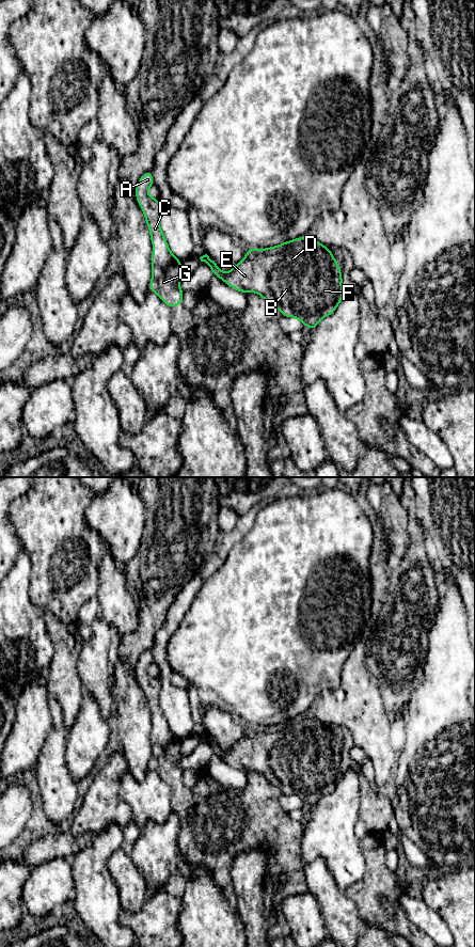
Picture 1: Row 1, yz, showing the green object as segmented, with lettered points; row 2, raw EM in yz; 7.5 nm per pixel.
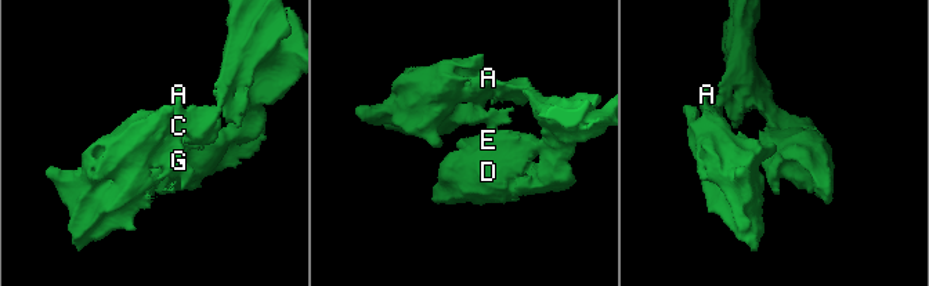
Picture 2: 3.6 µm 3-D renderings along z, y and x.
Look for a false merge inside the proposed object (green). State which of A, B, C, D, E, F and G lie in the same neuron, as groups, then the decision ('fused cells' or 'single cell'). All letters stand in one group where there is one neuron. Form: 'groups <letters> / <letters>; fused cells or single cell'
groups A C G / B D E F; fused cells

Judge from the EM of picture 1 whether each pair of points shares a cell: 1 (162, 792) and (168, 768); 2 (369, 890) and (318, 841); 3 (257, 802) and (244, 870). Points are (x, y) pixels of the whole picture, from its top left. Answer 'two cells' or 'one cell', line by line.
1: two cells
2: two cells
3: two cells

